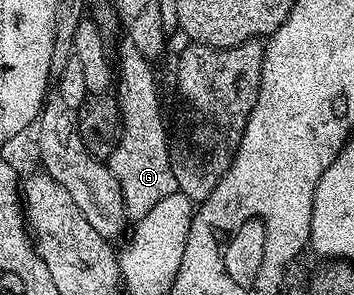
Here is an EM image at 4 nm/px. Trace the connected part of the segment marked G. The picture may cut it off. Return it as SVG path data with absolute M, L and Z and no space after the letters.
M122 38L121 59L115 63L115 98L121 110L121 140L107 161L119 181L125 213L130 220L147 216L159 201L177 191L175 173L169 156L170 136L165 135L165 119L161 116L161 99L157 96L154 64L128 39Z

